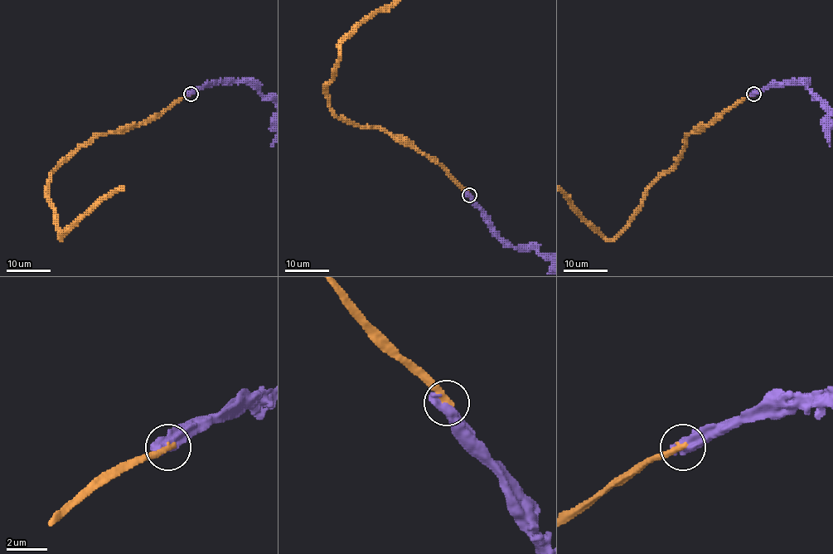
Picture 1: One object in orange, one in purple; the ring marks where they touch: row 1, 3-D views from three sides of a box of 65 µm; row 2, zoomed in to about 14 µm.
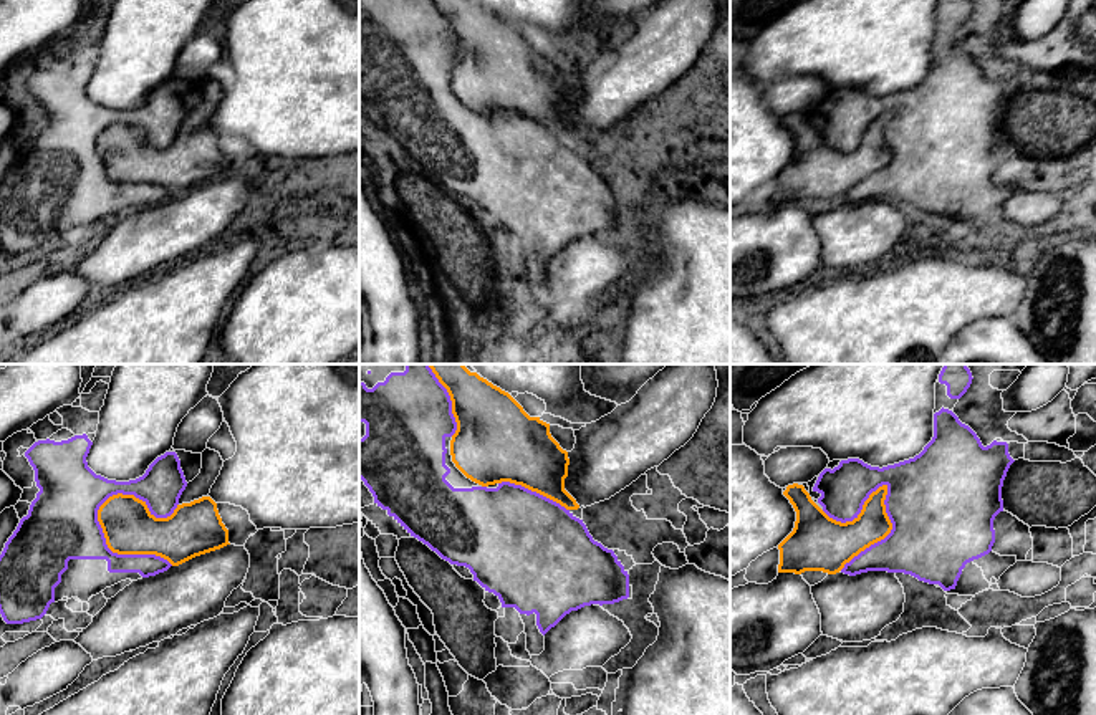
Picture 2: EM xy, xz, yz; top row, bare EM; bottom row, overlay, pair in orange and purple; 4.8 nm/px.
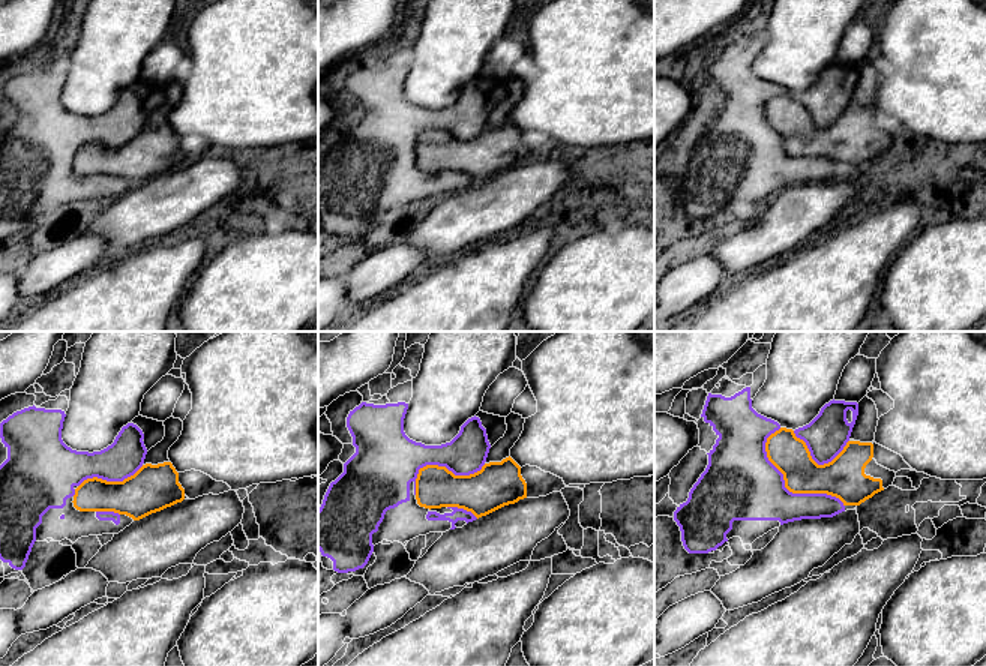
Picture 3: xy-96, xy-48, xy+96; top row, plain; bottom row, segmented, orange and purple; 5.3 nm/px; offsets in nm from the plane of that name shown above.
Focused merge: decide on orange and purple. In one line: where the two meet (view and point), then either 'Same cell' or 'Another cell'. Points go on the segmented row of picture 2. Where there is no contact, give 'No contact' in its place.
Touches orange at xy (121, 553). Another cell

